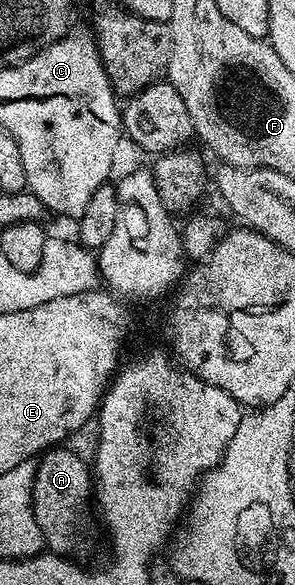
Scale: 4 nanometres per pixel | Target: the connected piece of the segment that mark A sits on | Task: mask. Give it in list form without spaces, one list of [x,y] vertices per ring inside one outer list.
[[[54,446],[42,453],[36,461],[35,479],[33,479],[33,514],[41,531],[44,547],[50,553],[66,558],[76,557],[76,552],[85,544],[85,516],[80,512],[85,499],[91,496],[91,470],[80,460],[69,446]]]

